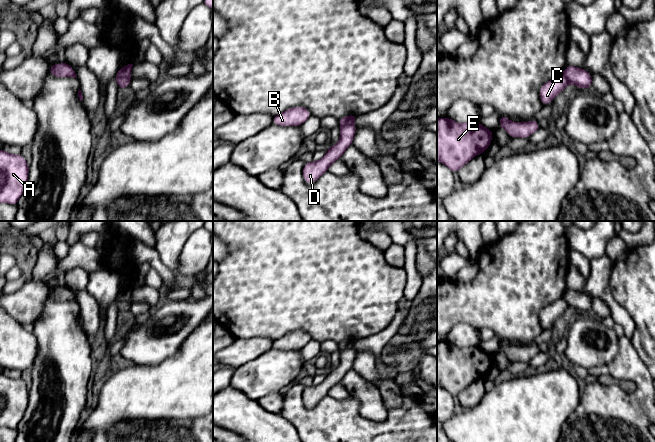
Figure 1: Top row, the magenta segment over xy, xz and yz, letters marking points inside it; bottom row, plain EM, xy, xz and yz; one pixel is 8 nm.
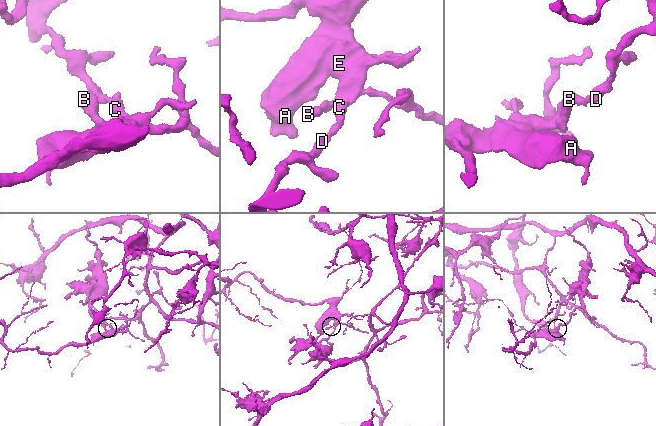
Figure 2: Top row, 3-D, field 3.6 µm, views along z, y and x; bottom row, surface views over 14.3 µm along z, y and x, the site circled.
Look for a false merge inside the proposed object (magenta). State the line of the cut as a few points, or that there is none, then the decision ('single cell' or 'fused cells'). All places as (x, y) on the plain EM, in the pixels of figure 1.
xy (116, 299), (130, 302) | fused cells

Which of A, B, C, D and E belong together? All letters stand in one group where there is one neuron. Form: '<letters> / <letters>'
A B C E / D

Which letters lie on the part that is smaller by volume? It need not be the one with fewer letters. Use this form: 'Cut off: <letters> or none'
Cut off: A, B, C, E

